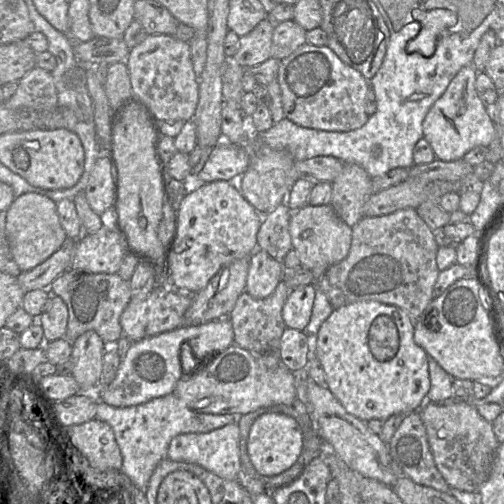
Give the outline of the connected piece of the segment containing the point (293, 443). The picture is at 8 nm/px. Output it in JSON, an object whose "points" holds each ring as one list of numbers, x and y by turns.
{"points":[[266,413,251,426,247,449,250,460,263,476,276,476,293,466,298,460,303,447,302,431,299,423,292,417]]}

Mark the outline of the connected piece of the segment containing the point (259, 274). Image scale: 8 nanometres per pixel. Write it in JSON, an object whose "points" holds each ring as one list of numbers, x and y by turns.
{"points":[[256,249,249,257,245,292,255,299,271,295,283,277,283,261,277,261,267,252]]}

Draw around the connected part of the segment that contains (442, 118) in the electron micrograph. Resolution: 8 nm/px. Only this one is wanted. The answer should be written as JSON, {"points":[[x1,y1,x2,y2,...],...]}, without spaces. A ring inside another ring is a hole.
{"points":[[473,64,464,66,450,81,442,96,433,104,422,123,423,138,430,144,436,159,451,162,463,159,464,155,477,146,488,147,495,137,495,124,492,113,483,105,480,94,476,91,475,82,479,72]]}

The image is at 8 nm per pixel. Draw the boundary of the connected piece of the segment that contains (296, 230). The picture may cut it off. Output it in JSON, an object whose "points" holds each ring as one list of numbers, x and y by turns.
{"points":[[329,205,310,206,293,211,289,221,292,247,295,249,300,266,310,270,316,281,332,265,345,259,352,241,352,228,349,227]]}

